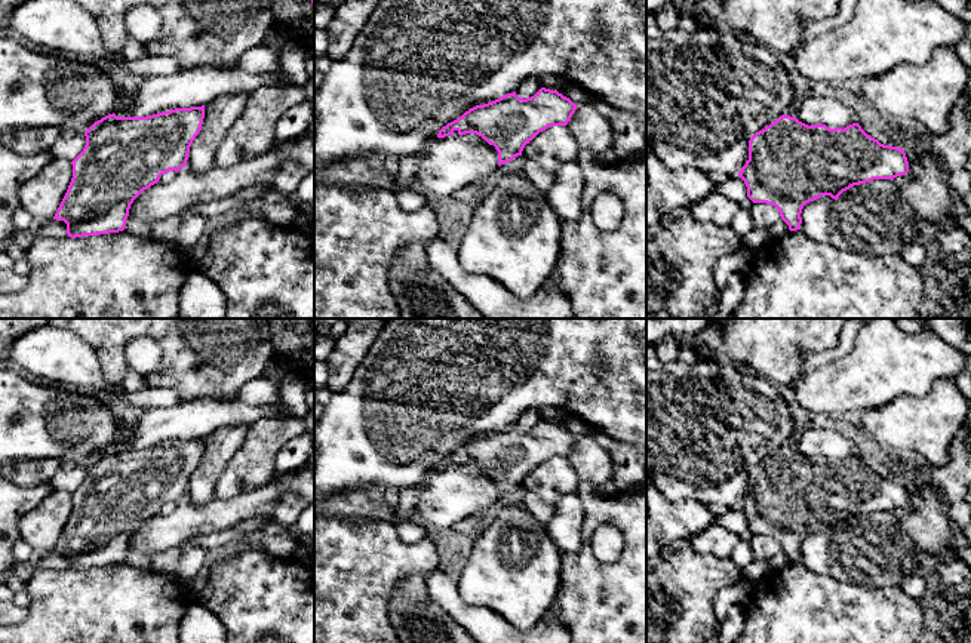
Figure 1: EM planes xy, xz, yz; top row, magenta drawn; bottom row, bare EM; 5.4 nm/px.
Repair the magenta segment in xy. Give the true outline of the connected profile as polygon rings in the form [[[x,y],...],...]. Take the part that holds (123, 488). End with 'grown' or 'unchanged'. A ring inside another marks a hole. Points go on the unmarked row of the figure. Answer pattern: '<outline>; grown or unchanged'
[[[205,437],[147,449],[117,449],[113,444],[95,453],[84,464],[83,483],[71,493],[73,510],[55,548],[36,556],[21,573],[28,578],[36,569],[64,572],[123,563],[133,532],[157,516],[163,505],[187,498],[190,479],[202,462],[203,450]]]; grown

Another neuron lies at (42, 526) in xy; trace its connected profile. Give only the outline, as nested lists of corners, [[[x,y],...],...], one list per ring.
[[[50,490],[18,526],[21,538],[30,544],[36,556],[53,551],[73,510],[73,496],[65,490]]]

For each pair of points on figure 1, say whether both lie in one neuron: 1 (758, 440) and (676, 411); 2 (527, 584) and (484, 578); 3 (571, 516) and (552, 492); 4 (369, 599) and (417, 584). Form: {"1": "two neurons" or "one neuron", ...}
{"1": "one neuron", "2": "one neuron", "3": "two neurons", "4": "two neurons"}

